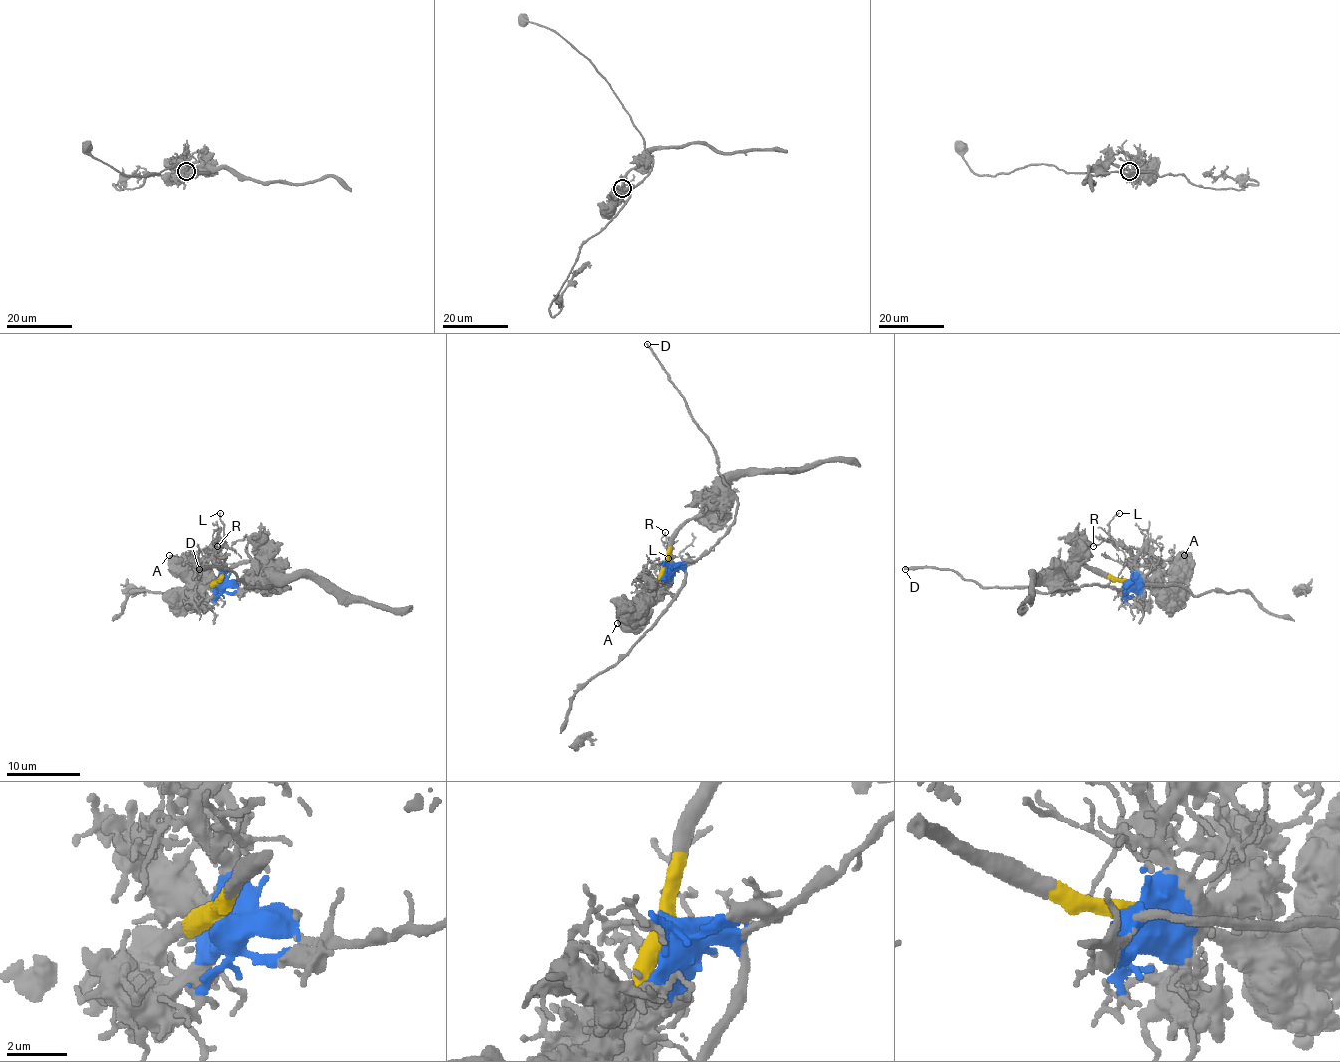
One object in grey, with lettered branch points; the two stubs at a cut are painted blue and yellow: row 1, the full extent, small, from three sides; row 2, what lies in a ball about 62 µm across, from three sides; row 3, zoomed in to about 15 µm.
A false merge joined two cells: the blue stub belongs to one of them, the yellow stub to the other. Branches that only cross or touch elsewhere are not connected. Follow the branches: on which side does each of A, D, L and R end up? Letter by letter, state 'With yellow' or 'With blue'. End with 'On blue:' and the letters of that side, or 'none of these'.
A: With yellow
D: With blue
L: With blue
R: With blue
On blue: D, L, R

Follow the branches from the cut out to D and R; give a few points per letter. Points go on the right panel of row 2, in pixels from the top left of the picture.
D: (1125, 584), (1123, 588), (1084, 584), (1042, 592), (1032, 588), (984, 588), (951, 569), (905, 569)
R: (1125, 584), (1132, 573), (1132, 555), (1125, 547), (1105, 540), (1093, 545)

